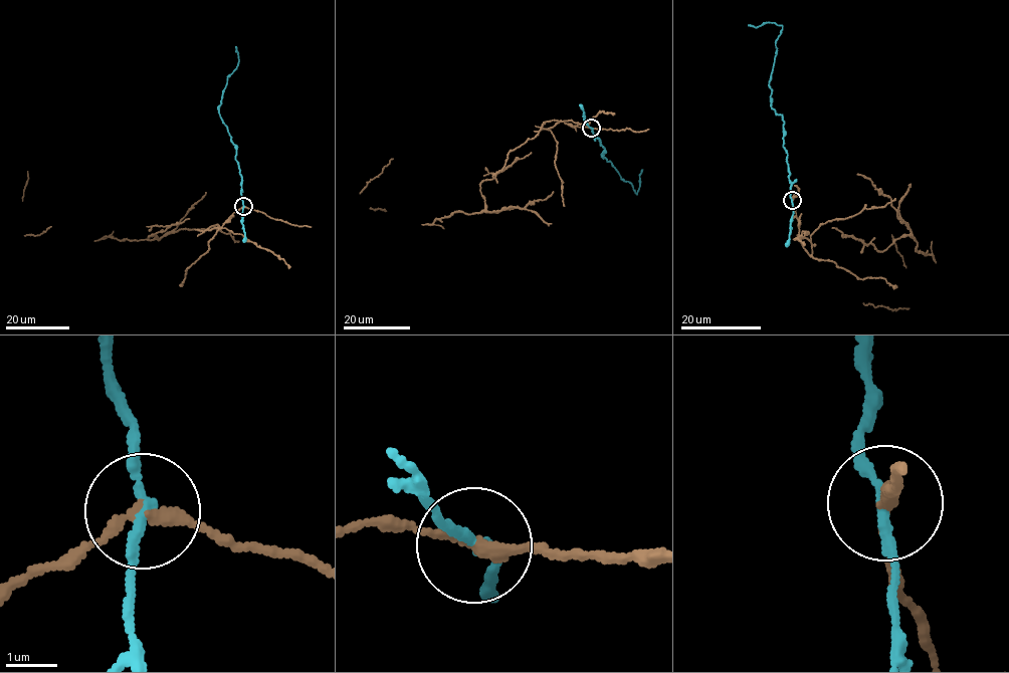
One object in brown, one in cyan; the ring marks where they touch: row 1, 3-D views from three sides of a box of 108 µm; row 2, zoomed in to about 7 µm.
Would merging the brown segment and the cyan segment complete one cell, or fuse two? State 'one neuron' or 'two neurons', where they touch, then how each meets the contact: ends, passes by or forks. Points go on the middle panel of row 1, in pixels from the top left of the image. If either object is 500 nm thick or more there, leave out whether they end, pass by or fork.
two neurons | (591, 128) | brown passes by | cyan passes by

